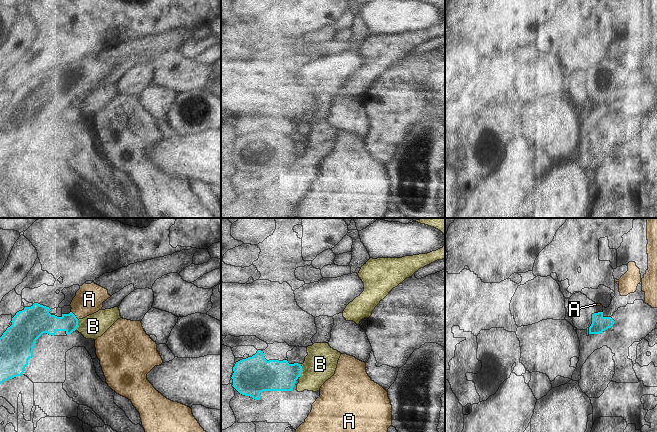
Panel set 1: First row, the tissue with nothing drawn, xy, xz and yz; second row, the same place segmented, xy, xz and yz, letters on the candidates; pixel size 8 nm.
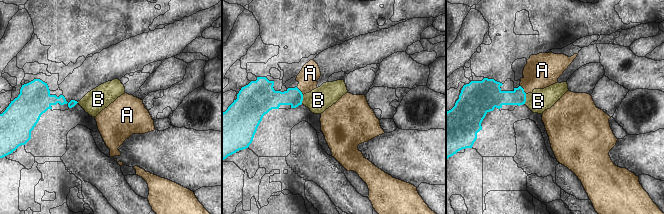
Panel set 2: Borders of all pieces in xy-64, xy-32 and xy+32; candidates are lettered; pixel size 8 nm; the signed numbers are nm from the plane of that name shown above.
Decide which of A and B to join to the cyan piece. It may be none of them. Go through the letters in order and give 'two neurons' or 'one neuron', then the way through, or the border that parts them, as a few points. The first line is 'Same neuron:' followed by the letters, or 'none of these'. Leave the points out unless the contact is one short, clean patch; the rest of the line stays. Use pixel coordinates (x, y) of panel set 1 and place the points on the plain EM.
Same neuron: none of these
A: two neurons; border along xy (71, 87), (78, 95)
B: two neurons

